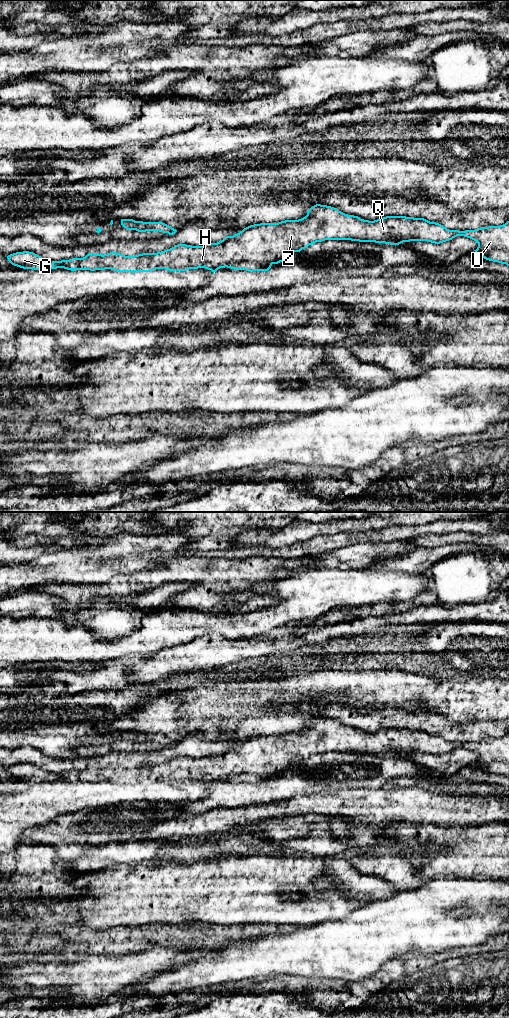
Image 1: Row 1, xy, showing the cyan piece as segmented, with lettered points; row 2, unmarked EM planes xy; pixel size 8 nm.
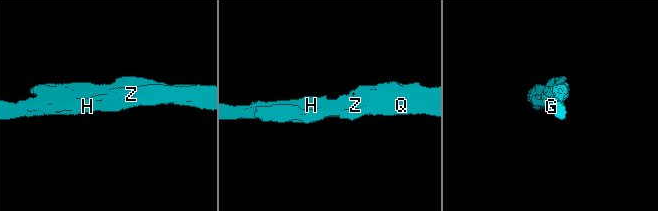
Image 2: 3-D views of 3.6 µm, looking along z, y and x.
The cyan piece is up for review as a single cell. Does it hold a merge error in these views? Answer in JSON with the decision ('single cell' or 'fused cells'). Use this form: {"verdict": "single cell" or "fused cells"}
{"verdict": "single cell"}

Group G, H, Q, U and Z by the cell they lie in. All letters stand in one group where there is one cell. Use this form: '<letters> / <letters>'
G H Q U Z

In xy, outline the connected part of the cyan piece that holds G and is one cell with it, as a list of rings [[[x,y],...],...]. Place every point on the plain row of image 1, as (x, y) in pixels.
[[[316,716],[312,718],[307,727],[298,732],[285,732],[278,735],[260,735],[250,737],[233,748],[226,748],[217,755],[210,755],[203,758],[192,758],[178,756],[174,759],[157,764],[142,765],[134,768],[125,768],[120,765],[110,764],[108,766],[88,765],[83,770],[72,770],[69,772],[52,773],[52,778],[47,775],[49,772],[29,764],[16,764],[7,768],[8,773],[23,781],[57,781],[67,782],[105,782],[111,781],[117,784],[150,784],[156,781],[169,783],[187,783],[189,781],[205,780],[213,785],[220,780],[231,780],[234,782],[268,783],[273,776],[284,773],[289,764],[300,764],[316,754],[325,752],[351,752],[359,754],[375,754],[390,757],[399,757],[410,753],[427,753],[440,756],[457,748],[470,750],[478,755],[475,765],[486,772],[506,776],[509,778],[509,733],[500,738],[481,739],[475,742],[449,742],[443,737],[430,734],[424,730],[406,728],[386,728],[374,733],[364,732],[358,728],[348,727],[337,720]]]

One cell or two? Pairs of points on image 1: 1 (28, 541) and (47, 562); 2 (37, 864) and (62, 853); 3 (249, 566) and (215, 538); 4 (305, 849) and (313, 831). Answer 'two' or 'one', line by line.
1: two
2: two
3: two
4: one

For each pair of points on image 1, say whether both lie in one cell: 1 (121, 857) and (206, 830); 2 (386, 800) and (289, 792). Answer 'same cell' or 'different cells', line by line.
1: different cells
2: different cells

